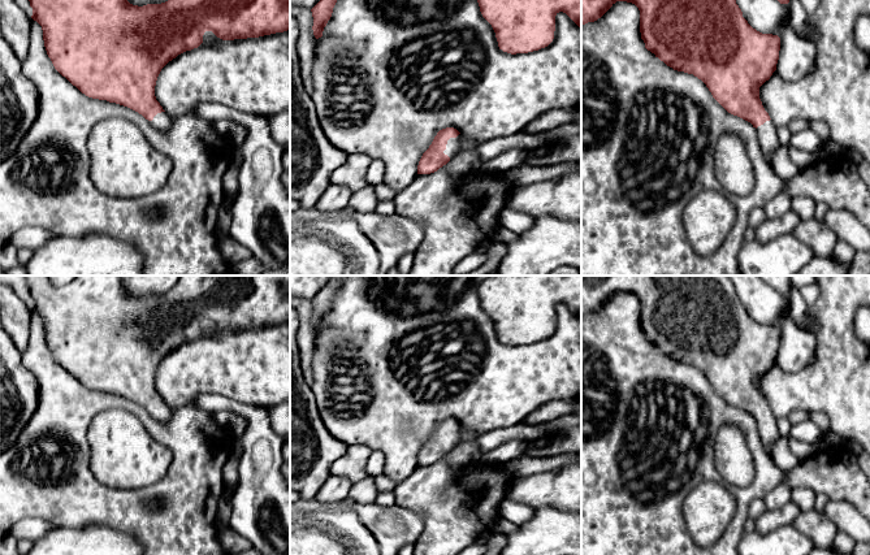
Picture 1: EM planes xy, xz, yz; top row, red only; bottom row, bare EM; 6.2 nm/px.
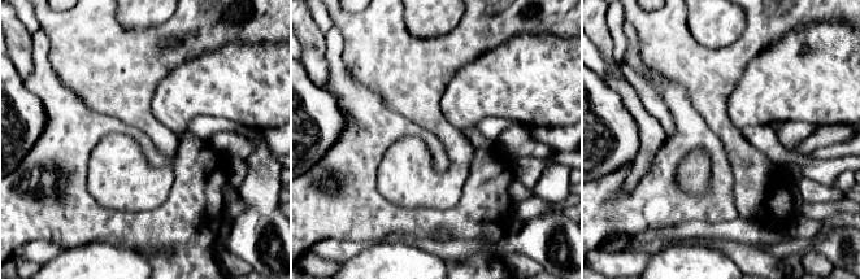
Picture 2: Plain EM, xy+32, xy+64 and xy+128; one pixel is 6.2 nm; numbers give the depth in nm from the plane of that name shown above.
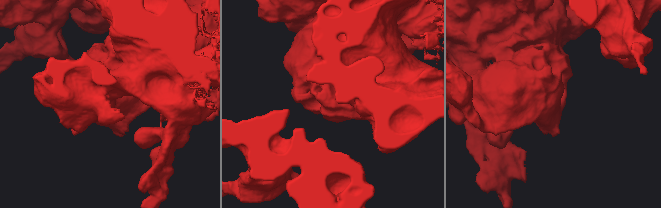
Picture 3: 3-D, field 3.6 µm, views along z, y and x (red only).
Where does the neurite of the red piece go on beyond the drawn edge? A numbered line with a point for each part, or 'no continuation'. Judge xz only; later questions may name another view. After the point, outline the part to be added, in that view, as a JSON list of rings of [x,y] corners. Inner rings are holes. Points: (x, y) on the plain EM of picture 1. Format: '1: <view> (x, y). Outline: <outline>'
1: xz (453, 438). Outline: [[[460,426],[456,429],[450,429],[446,435],[446,441],[443,442],[451,450],[454,450],[460,442]]]

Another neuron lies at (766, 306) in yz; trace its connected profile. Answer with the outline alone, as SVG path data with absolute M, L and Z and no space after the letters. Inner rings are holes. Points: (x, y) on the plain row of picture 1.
M728 276L748 315L762 325L780 329L776 363L784 372L798 372L814 355L815 337L791 316L789 294L780 295L759 276Z

